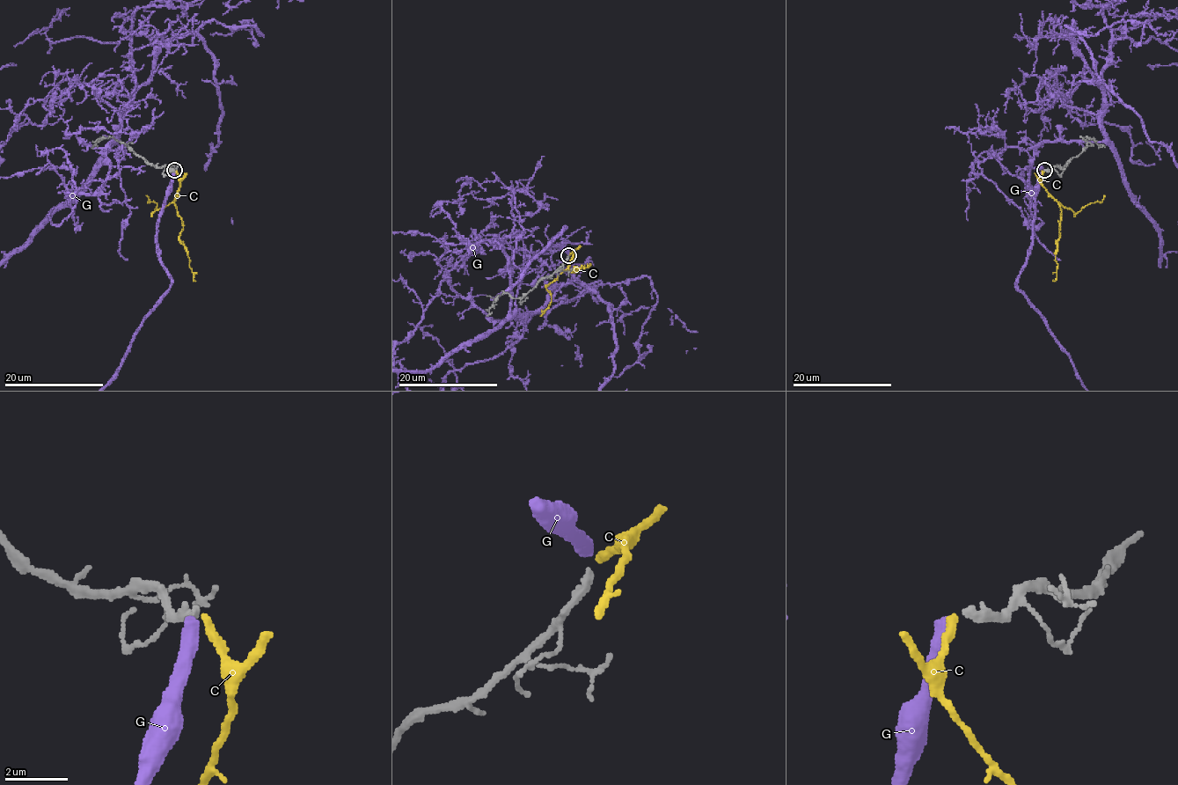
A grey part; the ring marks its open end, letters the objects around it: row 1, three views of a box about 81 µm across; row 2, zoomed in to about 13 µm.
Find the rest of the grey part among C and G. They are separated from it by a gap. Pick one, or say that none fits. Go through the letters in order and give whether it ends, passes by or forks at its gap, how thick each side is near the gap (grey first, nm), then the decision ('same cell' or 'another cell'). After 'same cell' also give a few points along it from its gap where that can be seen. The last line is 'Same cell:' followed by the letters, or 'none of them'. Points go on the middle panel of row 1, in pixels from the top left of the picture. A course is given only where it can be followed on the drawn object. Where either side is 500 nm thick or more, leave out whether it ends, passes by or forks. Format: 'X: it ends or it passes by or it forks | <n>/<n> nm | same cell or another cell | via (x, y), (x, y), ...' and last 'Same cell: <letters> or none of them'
C: it ends | 280/260 nm | same cell | via (569, 255), (574, 253), (568, 268), (572, 272), (581, 266), (587, 267), (587, 264)
G: it ends | 280/440 nm | another cell
Same cell: C

